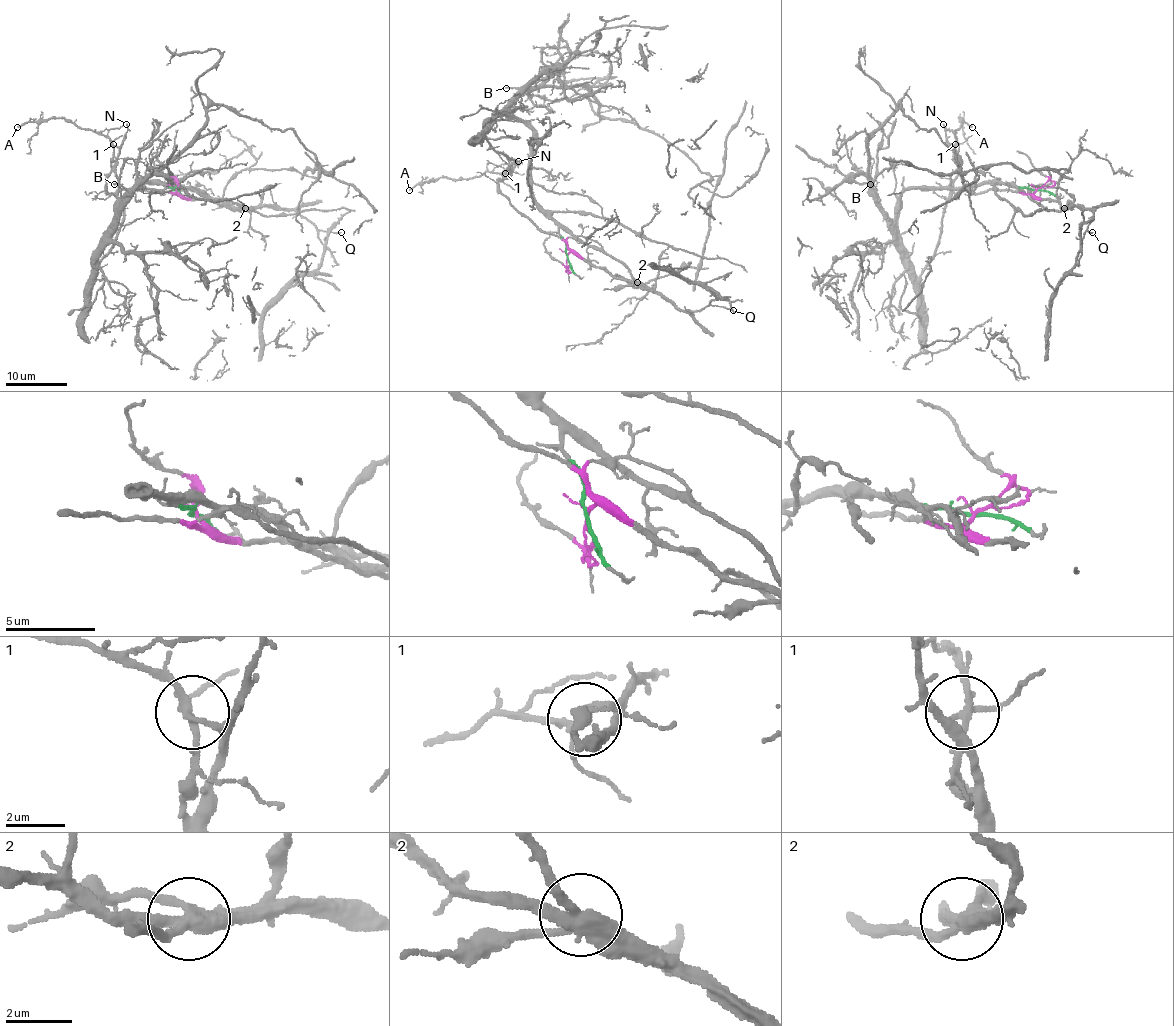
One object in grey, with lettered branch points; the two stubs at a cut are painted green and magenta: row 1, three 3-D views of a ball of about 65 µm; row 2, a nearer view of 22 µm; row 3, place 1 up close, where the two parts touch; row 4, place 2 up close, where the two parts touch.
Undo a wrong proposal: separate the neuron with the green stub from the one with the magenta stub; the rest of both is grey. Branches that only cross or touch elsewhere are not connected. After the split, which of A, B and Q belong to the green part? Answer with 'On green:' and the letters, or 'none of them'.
On green: B

